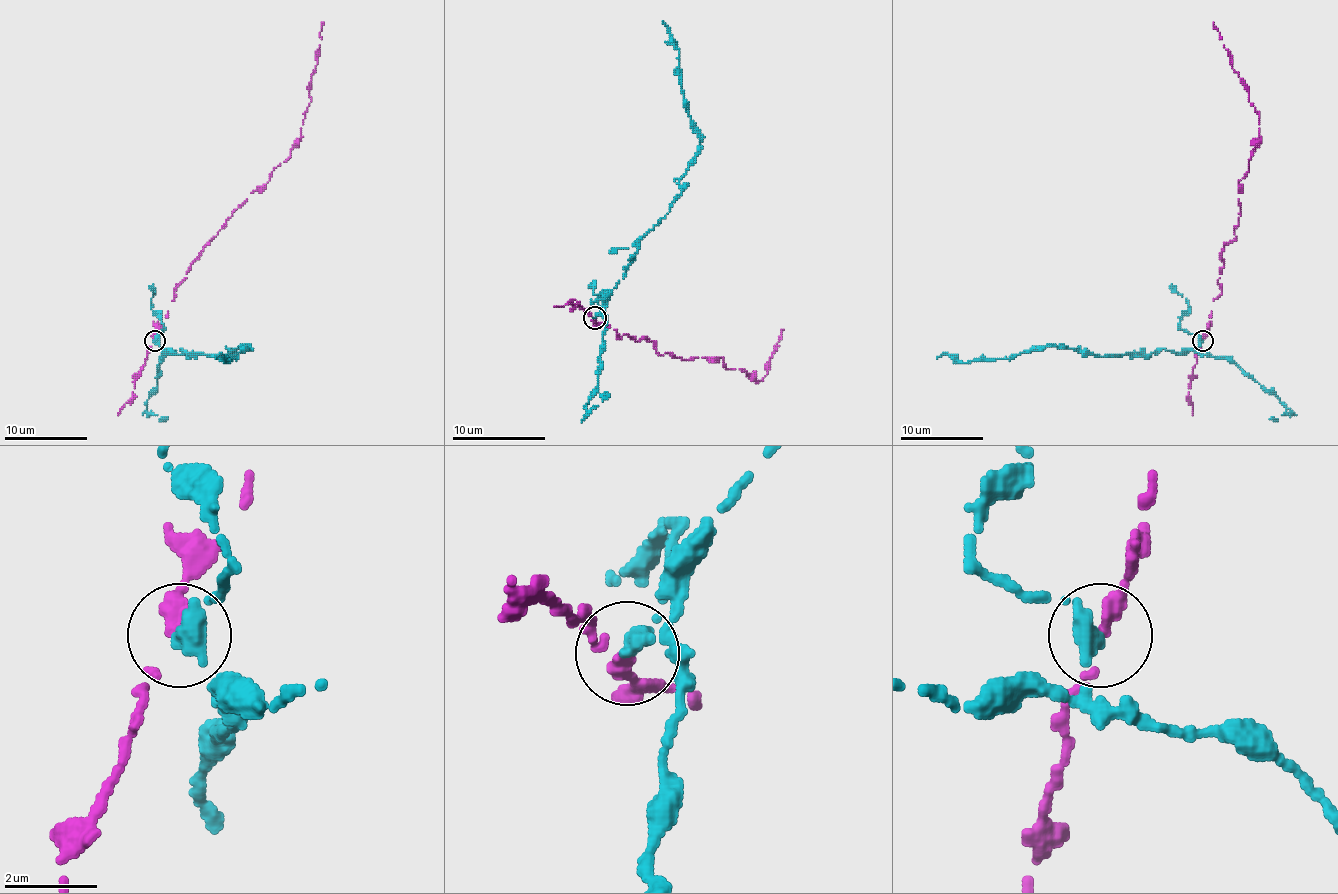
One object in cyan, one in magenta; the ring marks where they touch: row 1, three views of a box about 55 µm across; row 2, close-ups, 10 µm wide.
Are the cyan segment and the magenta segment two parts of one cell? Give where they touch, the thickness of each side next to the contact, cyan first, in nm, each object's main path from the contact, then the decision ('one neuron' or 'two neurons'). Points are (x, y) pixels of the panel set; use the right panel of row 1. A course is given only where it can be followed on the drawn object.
at (1202, 340); 480 nm thick on the cyan side, 360 nm on the other; cyan runs (1203, 340), (1199, 350), (1163, 348), (1136, 357), (1049, 346), (1007, 359), (937, 359); magenta runs (1203, 340), (1221, 292), (1221, 249), (1236, 238), (1238, 182), (1259, 138), (1248, 86), (1213, 22); two neurons

